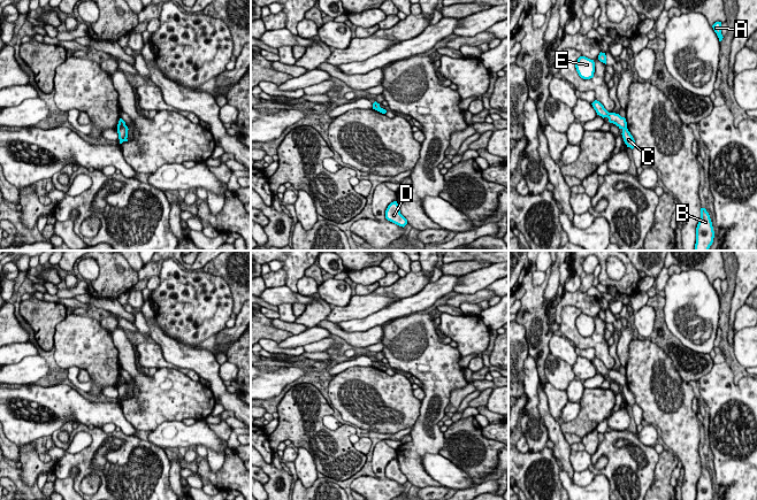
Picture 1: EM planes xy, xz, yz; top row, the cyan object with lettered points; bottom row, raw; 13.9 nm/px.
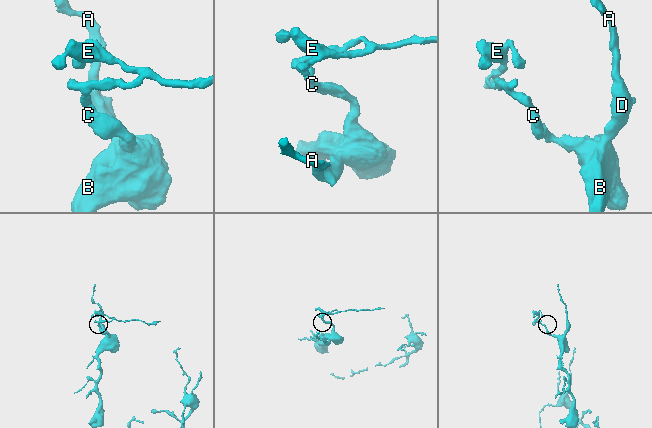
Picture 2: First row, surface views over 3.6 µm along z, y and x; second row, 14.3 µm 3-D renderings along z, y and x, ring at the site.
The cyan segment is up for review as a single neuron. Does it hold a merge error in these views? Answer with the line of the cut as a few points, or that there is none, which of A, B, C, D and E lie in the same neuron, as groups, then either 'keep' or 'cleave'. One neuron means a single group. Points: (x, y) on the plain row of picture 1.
yz (626, 383), (622, 387) | A B C D / E | cleave

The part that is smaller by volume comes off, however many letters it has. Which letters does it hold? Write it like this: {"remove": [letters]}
{"remove": ["E"]}

